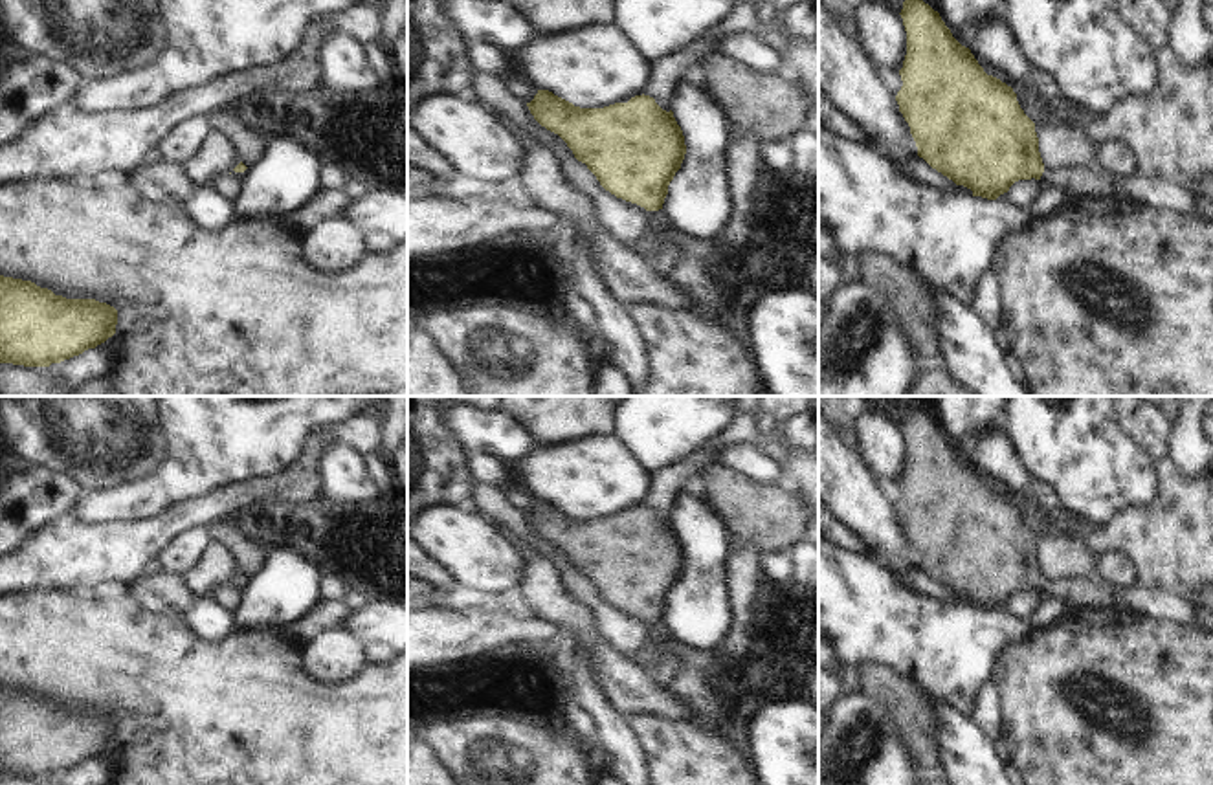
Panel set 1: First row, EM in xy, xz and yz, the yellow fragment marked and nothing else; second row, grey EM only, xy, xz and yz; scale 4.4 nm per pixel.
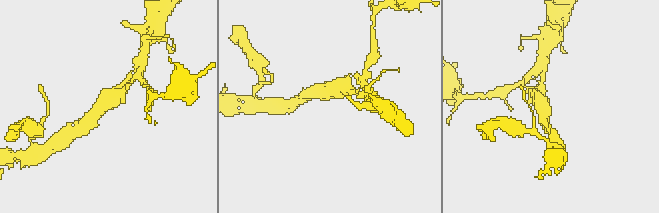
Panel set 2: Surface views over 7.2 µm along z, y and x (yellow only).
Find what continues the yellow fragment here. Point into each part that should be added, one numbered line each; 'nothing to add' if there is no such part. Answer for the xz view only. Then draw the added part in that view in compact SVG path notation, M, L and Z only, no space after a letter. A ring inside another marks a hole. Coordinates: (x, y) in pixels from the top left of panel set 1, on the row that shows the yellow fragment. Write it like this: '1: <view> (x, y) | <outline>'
1: xz (645, 244) | M646 211L646 213L648 213L648 229L642 233L642 237L637 242L635 249L648 255L651 260L655 260L655 257L651 255L655 251L655 244L650 240L650 235L659 231L659 227L653 224L653 215L657 211Z

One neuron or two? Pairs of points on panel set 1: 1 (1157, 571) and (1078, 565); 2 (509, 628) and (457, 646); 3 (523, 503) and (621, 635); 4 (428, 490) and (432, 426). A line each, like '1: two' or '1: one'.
1: two
2: one
3: two
4: one

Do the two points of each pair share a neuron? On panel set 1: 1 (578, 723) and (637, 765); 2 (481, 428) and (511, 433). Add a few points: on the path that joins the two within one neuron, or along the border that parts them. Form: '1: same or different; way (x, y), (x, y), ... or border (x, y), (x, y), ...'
1: different; border (575, 701), (593, 721), (597, 740), (602, 745)
2: same; way (489, 431), (503, 433)

